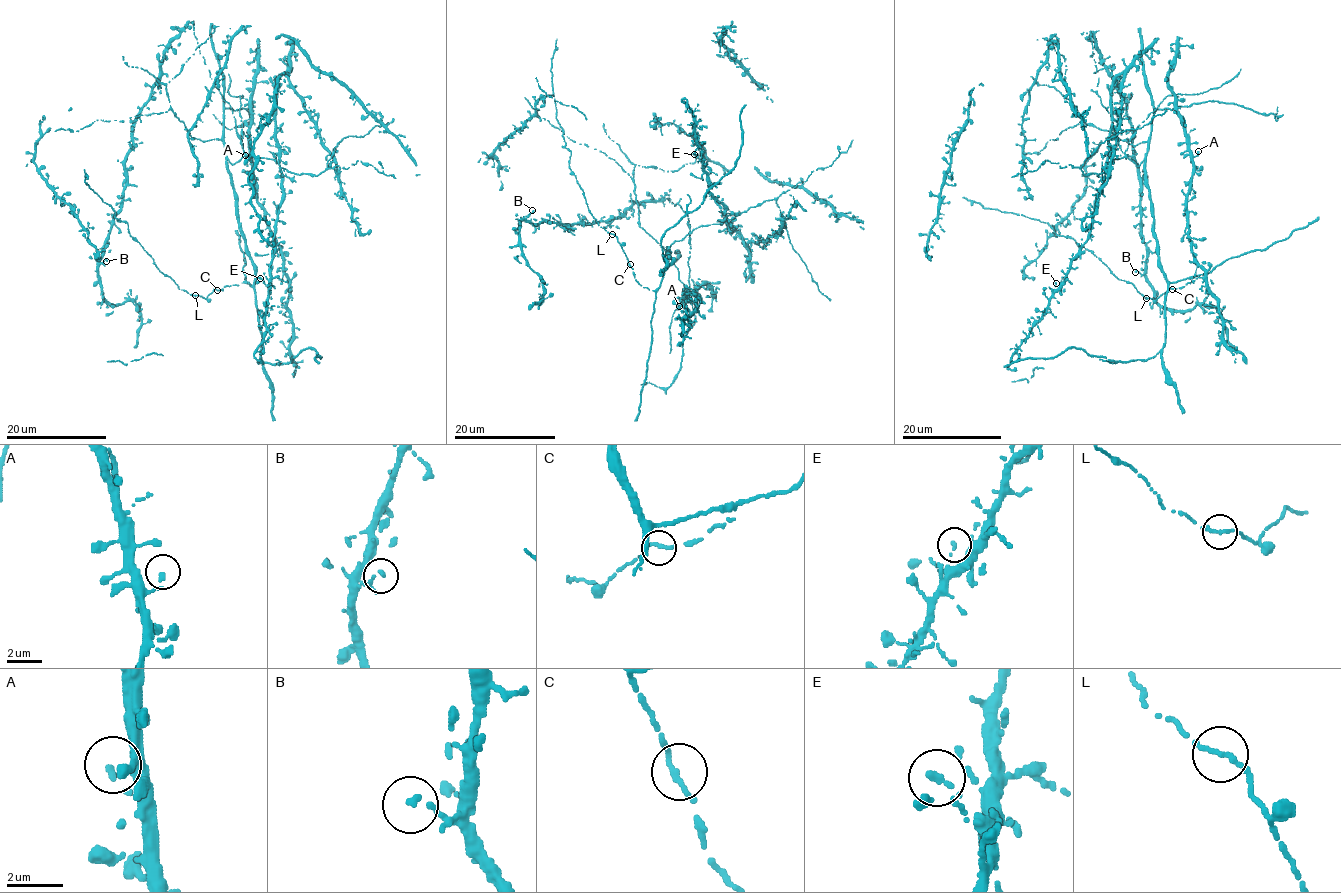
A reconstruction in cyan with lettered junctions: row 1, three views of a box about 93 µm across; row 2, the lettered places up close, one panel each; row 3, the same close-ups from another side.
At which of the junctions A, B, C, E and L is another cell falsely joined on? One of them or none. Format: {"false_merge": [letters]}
{"false_merge": []}

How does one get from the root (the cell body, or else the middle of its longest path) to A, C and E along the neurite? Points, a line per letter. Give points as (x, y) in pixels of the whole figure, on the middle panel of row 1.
A: (667, 248), (690, 233), (689, 285), (690, 289), (695, 289), (679, 306)
C: (667, 248), (666, 253), (673, 260), (654, 291), (638, 283), (630, 264)
E: (667, 248), (695, 228), (721, 223), (725, 219), (724, 206), (710, 194), (701, 155), (694, 154)

